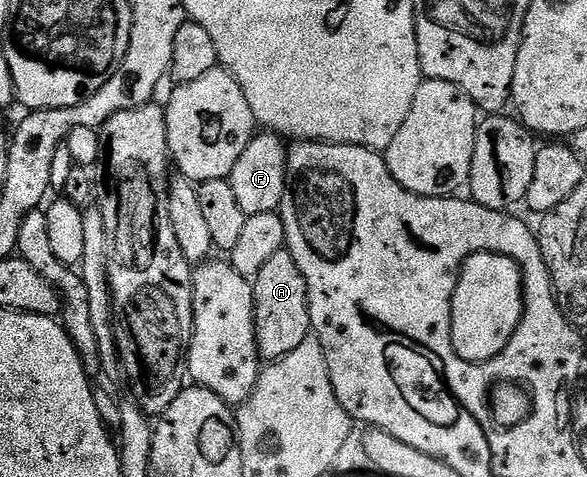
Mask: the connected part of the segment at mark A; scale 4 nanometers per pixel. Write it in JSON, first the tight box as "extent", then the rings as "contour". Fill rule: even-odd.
{"extent":[252,248,311,363],"contour":[[[283,248],[260,268],[260,272],[252,279],[254,287],[254,327],[256,328],[256,344],[258,357],[267,363],[279,362],[287,358],[306,338],[311,337],[310,313],[304,278],[296,262],[292,260],[290,251]]]}

